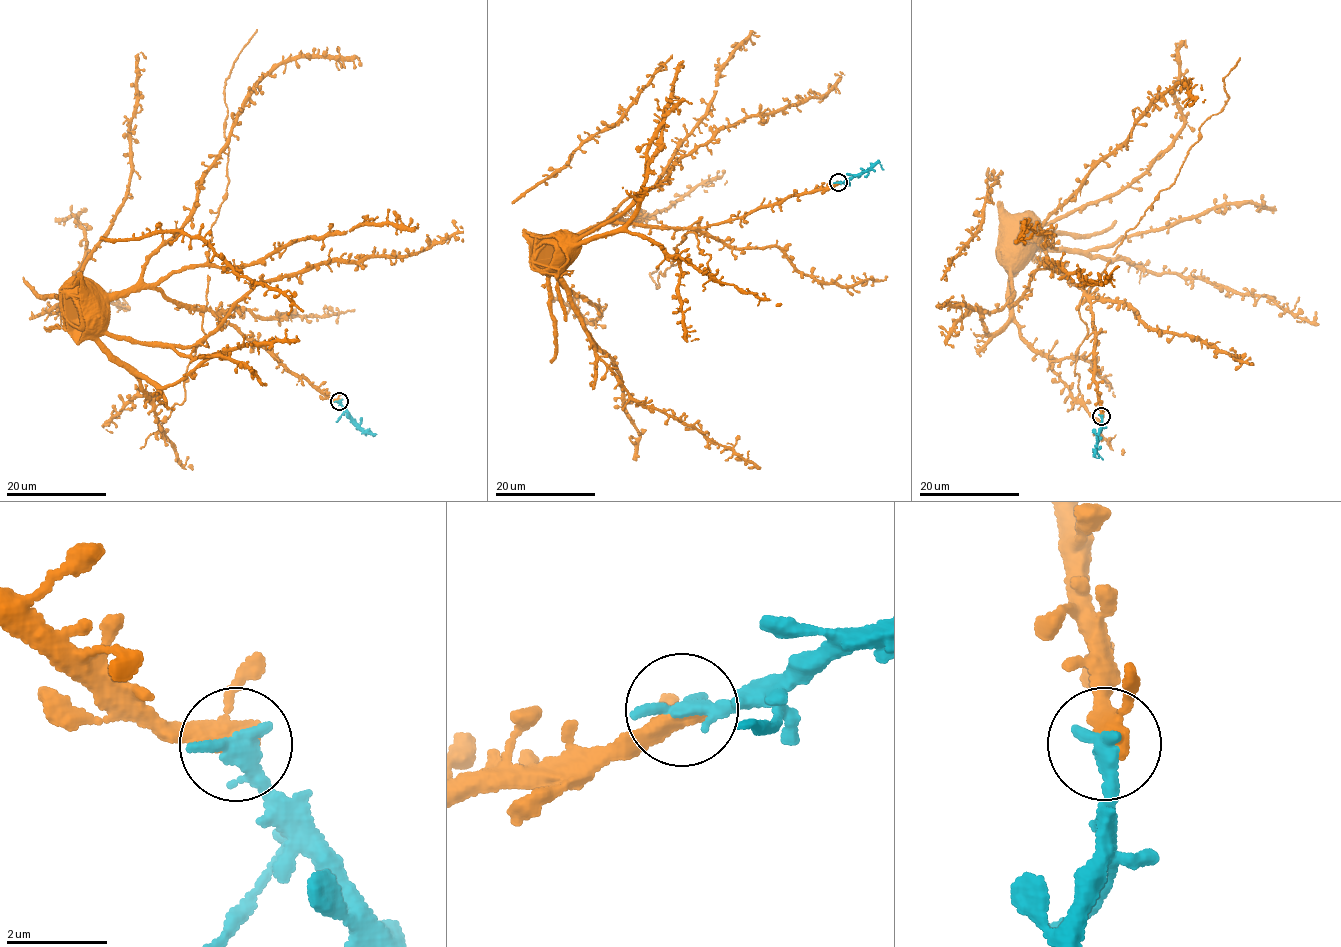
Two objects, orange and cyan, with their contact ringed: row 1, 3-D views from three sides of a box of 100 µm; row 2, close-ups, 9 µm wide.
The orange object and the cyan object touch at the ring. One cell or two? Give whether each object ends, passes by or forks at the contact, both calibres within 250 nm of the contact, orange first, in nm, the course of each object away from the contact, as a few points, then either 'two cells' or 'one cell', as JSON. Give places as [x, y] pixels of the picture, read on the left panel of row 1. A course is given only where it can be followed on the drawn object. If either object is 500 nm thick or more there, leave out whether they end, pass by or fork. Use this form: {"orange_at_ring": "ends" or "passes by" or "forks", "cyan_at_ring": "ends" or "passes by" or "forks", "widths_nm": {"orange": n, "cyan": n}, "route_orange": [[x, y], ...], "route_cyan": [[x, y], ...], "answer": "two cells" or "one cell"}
{"orange_at_ring": "passes by", "cyan_at_ring": "ends", "widths_nm": {"orange": 360, "cyan": 400}, "route_orange": [[338, 401], [324, 395], [208, 310], [189, 310], [179, 306], [157, 290], [135, 290], [98, 301], [94, 310]], "route_cyan": [[338, 401], [350, 419], [374, 436]], "answer": "one cell"}

